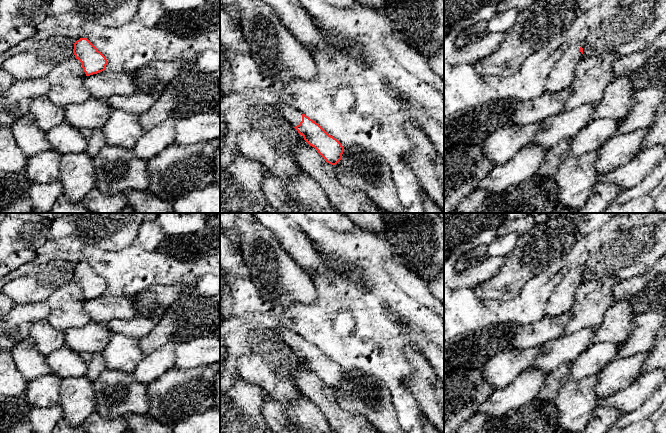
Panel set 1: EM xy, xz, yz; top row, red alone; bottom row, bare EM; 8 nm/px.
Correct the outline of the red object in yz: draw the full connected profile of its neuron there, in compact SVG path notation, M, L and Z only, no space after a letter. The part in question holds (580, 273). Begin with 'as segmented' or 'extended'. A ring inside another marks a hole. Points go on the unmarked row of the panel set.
extended; M575 268L567 272L549 297L545 306L545 317L570 312L575 300L575 293L583 282L583 272L579 269Z

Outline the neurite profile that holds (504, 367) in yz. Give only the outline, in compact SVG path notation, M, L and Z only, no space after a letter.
M541 346L525 350L505 349L494 355L484 366L483 379L494 390L515 380L523 371L533 367Z

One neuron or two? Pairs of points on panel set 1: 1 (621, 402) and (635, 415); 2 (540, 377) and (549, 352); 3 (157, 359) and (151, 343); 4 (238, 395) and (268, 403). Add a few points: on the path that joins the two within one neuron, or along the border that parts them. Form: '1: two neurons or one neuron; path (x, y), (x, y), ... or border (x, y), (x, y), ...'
1: two neurons; border (649, 397), (639, 406), (622, 414)
2: two neurons; border (533, 366), (547, 374)
3: two neurons; border (174, 339), (144, 356)
4: two neurons; border (265, 393), (262, 399), (264, 422)

